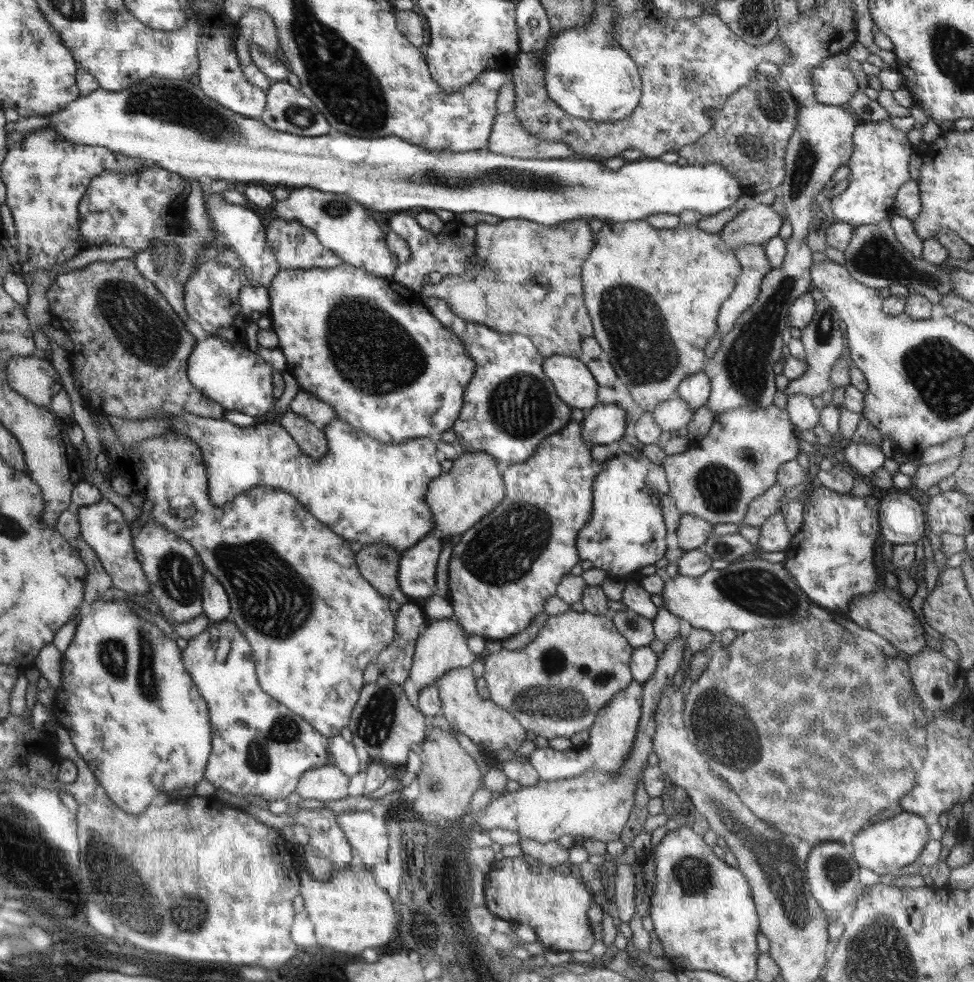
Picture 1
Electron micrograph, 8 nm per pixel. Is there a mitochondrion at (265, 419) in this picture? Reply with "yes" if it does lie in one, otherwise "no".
no

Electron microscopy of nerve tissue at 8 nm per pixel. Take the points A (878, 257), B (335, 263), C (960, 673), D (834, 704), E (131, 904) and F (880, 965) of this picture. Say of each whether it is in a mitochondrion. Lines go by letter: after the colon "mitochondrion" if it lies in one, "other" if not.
A: mitochondrion
B: other
C: other
D: mitochondrion
E: mitochondrion
F: mitochondrion

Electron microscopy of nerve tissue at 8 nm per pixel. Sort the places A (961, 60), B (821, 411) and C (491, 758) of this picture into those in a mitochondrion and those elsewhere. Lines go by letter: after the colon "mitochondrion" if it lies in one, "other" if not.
A: mitochondrion
B: other
C: other

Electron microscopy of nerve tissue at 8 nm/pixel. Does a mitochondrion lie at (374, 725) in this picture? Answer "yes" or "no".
yes

